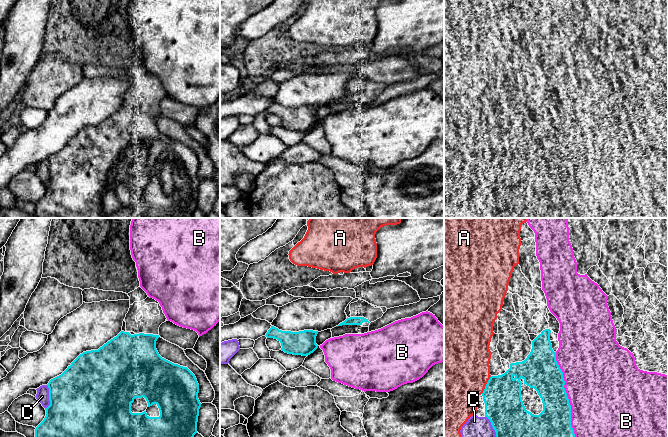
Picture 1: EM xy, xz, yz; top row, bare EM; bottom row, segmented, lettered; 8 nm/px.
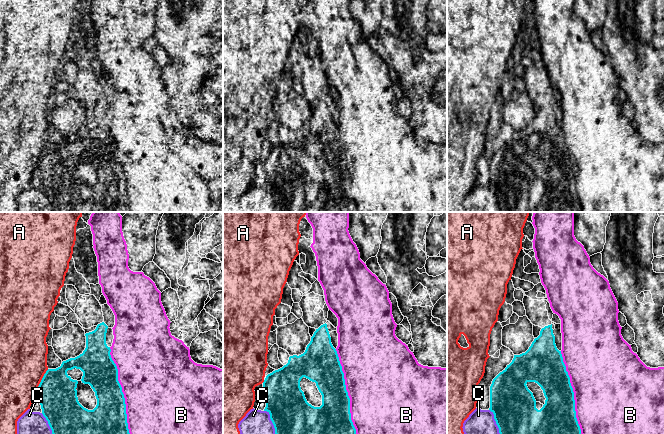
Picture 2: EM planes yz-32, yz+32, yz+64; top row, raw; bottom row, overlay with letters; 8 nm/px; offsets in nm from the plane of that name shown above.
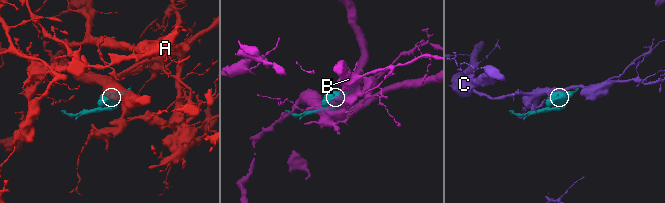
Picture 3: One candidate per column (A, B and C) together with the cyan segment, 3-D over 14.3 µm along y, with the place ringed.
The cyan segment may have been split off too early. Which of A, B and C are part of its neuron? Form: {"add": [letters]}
{"add": []}

